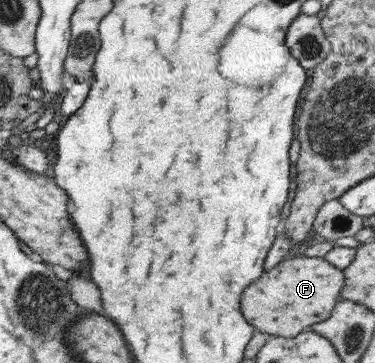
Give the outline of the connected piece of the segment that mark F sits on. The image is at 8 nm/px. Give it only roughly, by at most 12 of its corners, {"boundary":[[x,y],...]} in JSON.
{"boundary":[[292,256],[246,290],[242,312],[292,338],[328,318],[344,271]]}

